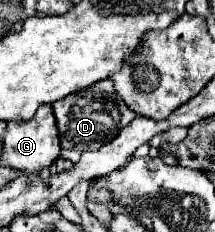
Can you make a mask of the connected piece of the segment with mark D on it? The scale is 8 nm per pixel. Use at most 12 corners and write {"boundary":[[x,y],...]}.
{"boundary":[[111,78],[53,104],[61,148],[95,150],[137,116]]}

